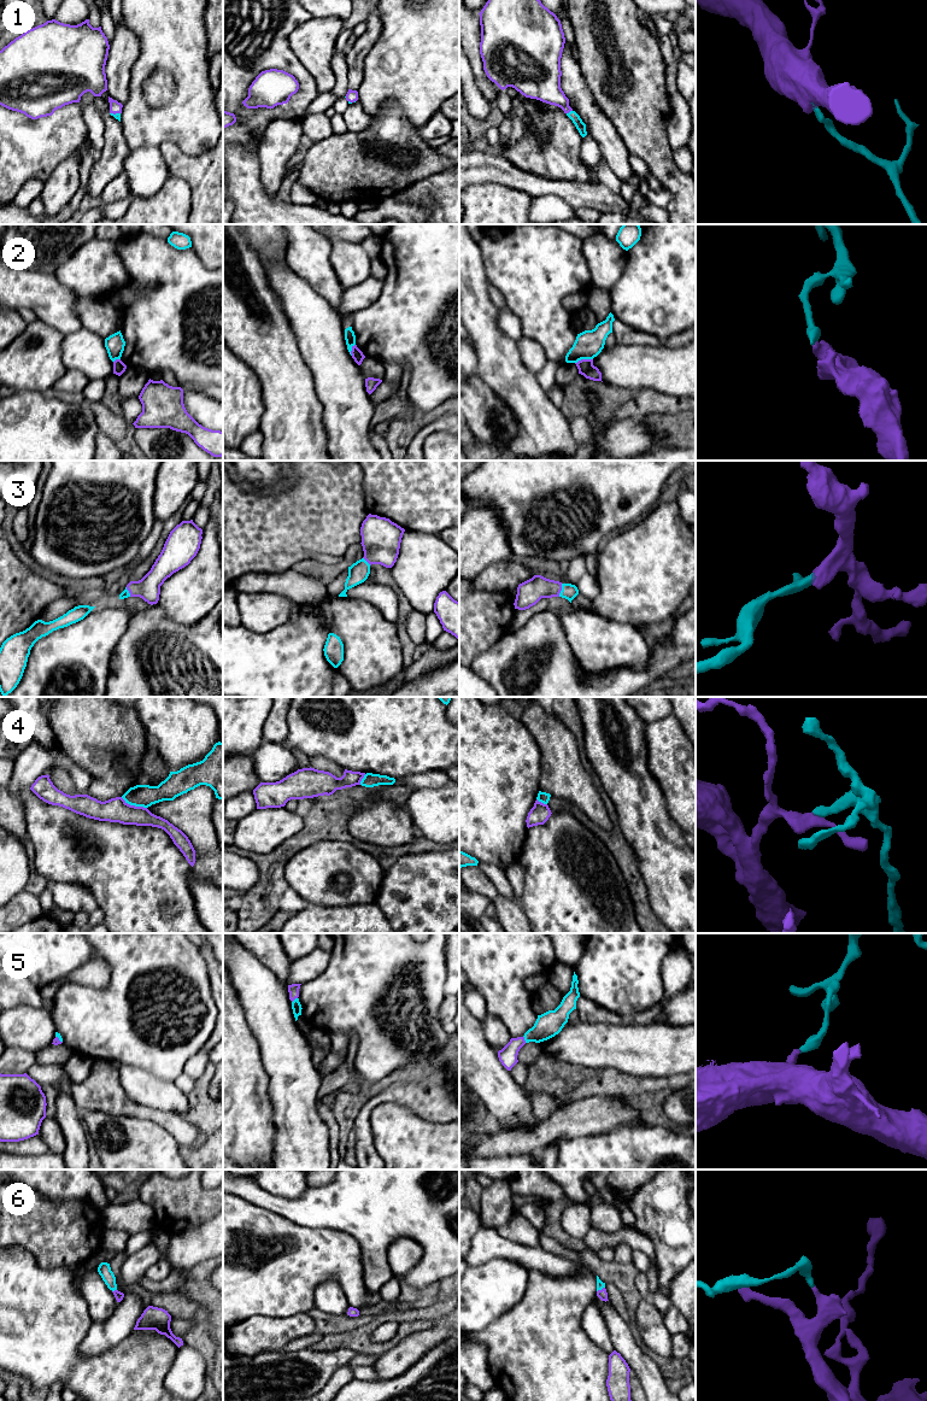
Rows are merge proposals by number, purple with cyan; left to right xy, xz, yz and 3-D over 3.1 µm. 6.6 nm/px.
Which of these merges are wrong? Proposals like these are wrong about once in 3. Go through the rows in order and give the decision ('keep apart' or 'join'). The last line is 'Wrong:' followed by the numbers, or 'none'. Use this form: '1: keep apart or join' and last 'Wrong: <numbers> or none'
1: join
2: keep apart
3: join
4: keep apart
5: join
6: join
Wrong: 2, 4

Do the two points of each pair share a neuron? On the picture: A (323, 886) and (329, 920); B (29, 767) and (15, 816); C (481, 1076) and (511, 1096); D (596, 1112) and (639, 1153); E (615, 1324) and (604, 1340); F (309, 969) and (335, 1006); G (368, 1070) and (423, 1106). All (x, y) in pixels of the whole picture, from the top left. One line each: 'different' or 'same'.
A: different
B: different
C: same
D: different
E: different
F: different
G: different

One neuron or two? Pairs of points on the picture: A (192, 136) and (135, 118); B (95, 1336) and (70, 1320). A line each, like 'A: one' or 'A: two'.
A: one
B: two

